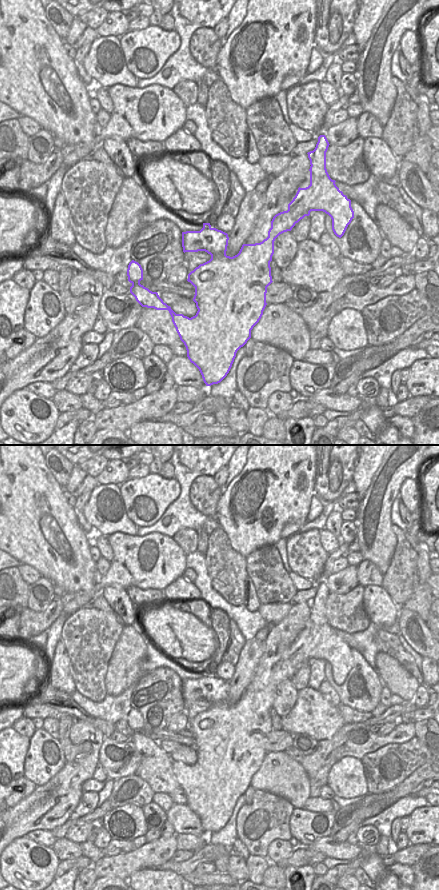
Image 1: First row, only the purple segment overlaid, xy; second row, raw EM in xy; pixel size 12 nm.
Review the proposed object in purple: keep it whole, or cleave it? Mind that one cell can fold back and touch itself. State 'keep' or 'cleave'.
keep

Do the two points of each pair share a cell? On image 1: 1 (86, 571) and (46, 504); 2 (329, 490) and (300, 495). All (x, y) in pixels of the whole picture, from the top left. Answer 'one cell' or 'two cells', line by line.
1: one cell
2: two cells

